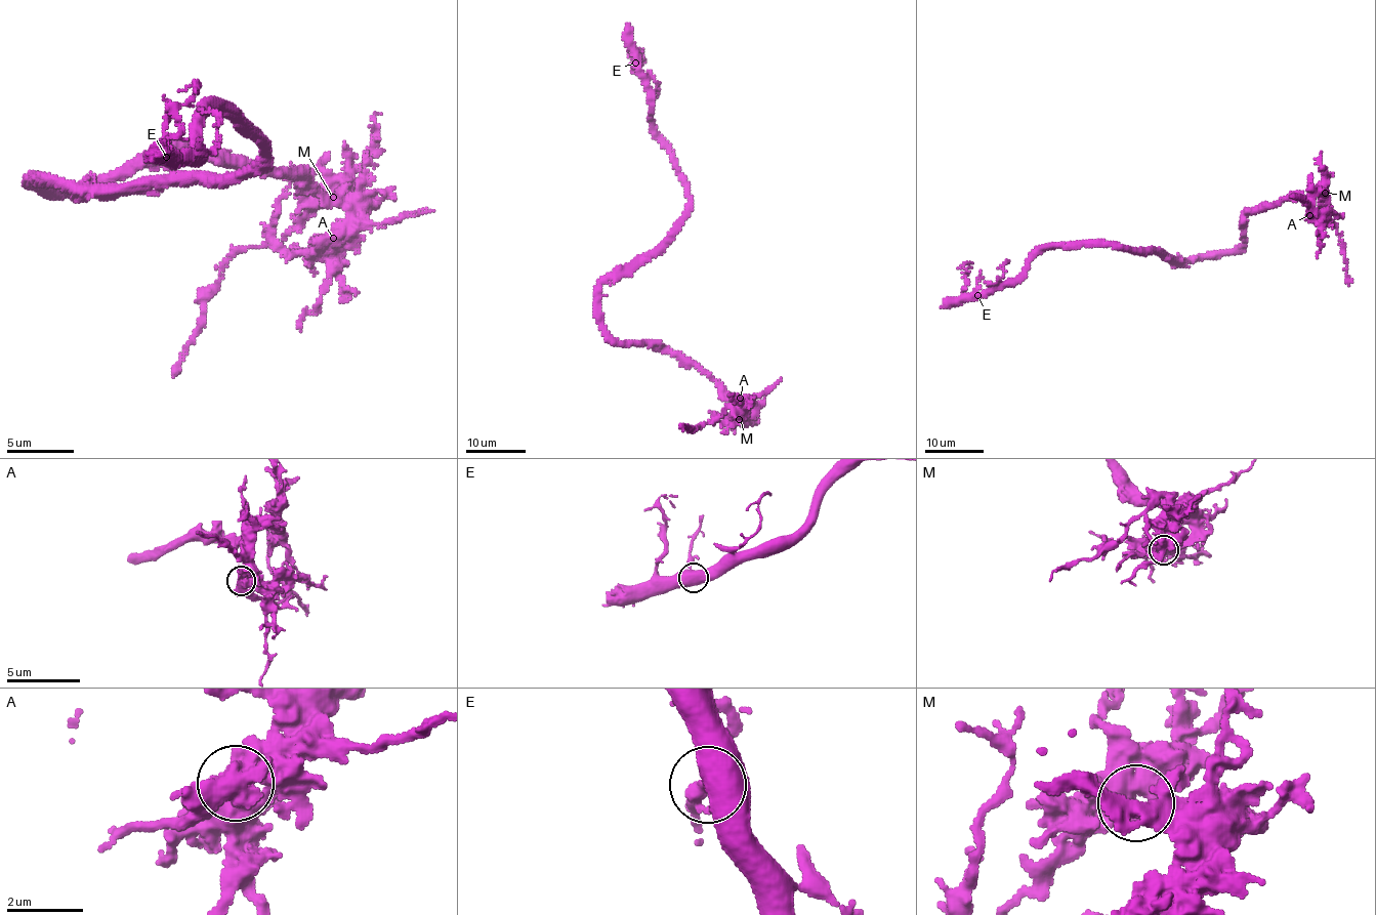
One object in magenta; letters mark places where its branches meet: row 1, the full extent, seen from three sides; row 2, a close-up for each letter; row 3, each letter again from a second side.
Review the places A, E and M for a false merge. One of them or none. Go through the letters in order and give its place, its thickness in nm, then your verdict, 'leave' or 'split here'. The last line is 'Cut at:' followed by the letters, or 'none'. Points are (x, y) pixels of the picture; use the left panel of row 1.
A: place (333, 238); calibre 650 nm; split here
E: place (166, 157); calibre 600 nm; leave
M: place (333, 197); calibre 650 nm; leave
Cut at: A

